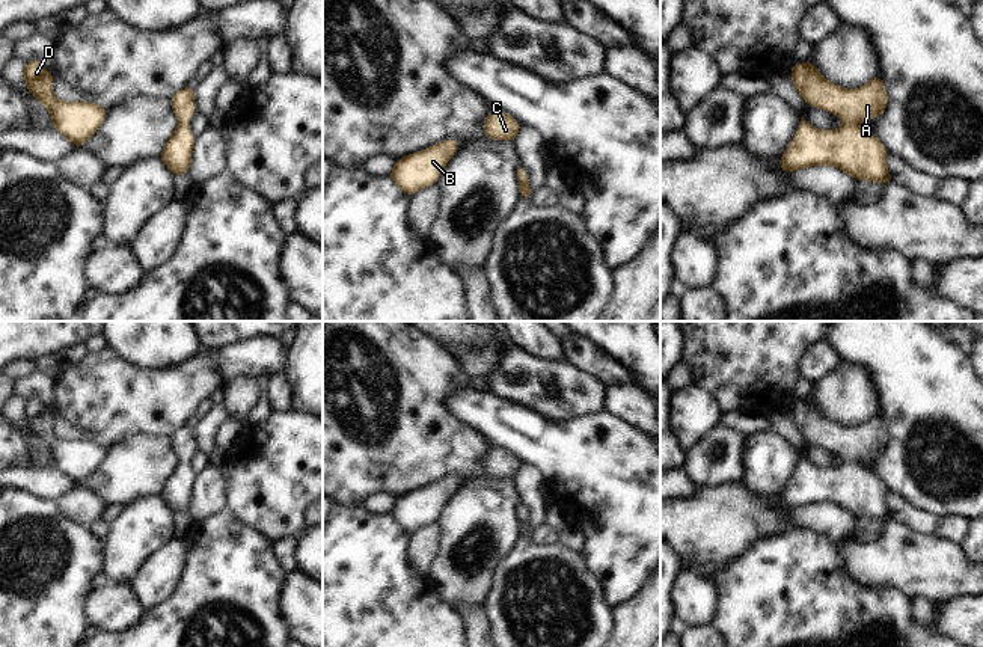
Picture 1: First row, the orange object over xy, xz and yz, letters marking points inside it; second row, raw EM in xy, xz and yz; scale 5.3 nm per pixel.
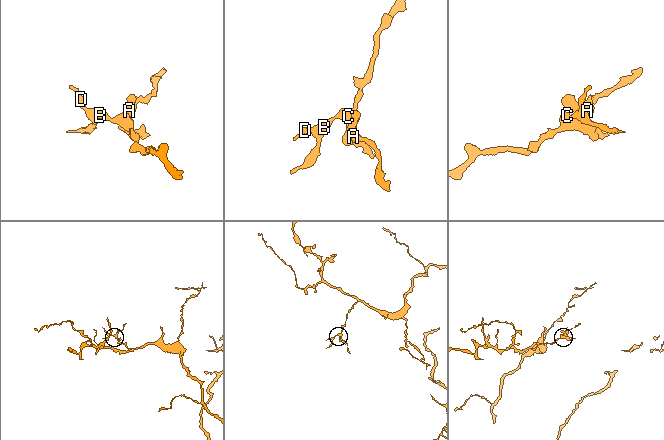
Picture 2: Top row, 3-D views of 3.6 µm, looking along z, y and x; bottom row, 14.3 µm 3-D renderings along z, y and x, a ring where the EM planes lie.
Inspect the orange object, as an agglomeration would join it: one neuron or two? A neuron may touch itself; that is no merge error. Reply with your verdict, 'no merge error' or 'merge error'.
no merge error

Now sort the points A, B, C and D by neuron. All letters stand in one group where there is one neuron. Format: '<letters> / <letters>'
A B C D

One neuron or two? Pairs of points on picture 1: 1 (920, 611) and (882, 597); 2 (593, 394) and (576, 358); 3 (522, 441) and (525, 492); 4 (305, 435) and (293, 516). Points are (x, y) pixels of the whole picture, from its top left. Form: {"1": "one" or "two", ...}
{"1": "two", "2": "two", "3": "two", "4": "one"}

